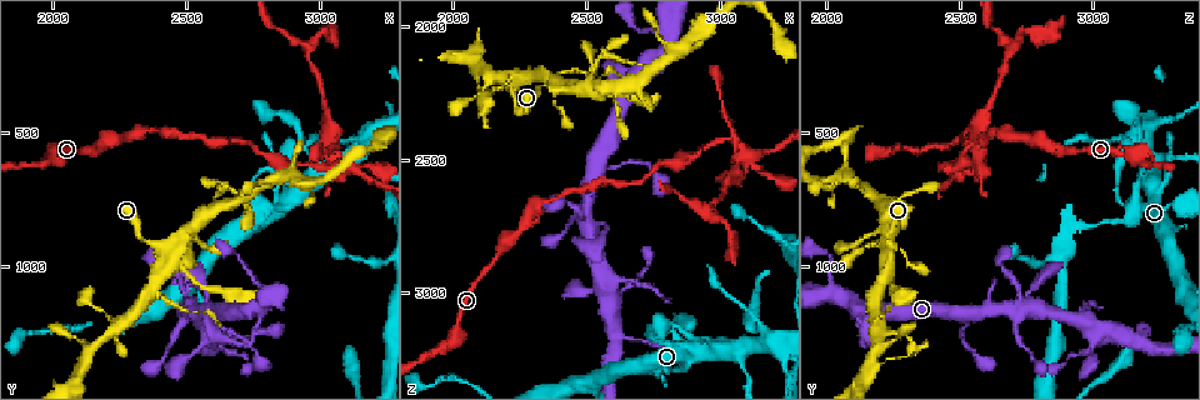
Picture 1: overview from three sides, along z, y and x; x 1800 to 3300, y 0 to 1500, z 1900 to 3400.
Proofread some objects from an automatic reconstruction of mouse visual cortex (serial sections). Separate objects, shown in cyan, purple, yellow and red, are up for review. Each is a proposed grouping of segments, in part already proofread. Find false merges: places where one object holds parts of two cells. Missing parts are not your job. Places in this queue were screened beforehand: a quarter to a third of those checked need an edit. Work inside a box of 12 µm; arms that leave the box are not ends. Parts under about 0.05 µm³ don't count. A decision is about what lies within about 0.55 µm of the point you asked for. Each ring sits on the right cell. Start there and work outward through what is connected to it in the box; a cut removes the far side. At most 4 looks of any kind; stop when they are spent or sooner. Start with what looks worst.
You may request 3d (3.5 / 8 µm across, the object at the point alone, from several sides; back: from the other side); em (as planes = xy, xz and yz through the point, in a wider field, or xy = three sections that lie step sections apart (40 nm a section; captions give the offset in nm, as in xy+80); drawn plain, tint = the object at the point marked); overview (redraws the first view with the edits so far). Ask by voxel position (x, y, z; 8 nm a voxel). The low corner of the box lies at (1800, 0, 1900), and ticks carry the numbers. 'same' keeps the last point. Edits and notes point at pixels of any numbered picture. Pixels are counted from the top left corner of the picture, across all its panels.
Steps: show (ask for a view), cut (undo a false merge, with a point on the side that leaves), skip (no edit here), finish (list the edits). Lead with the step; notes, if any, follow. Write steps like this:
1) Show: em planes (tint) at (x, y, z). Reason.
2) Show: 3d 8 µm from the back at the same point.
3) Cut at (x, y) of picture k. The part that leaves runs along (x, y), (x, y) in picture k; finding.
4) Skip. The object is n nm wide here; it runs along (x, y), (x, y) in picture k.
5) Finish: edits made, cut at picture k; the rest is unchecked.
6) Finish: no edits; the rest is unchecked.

Show: 3d 8 µm at (2820, 770, 3120). Four arms meet.

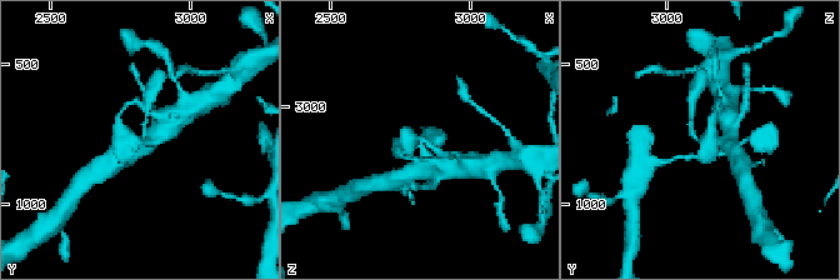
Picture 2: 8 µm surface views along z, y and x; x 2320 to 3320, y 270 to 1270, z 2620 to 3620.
Show: em xy step 3 (tint) at (2830, 780, 3110). 4 arms meet here; the arms are 100, 250, 350, 400 nm wide; shape alone is not enough.

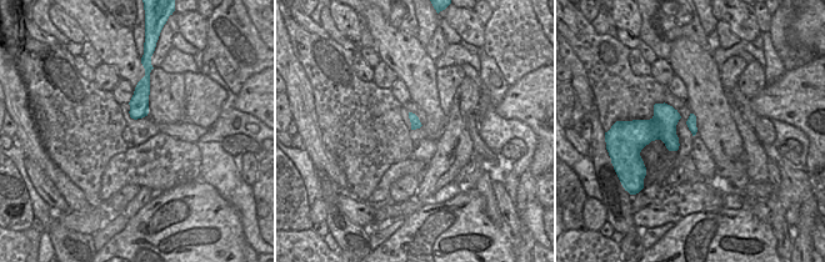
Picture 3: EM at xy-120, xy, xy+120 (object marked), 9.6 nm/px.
Skip. It runs along (731, 143), (698, 140), (691, 133), (691, 105) in picture 2; continuous, no second cell.

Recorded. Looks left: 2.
Show: 3d 8 µm at (2570, 1190, 2540). Two arms in line, one across.

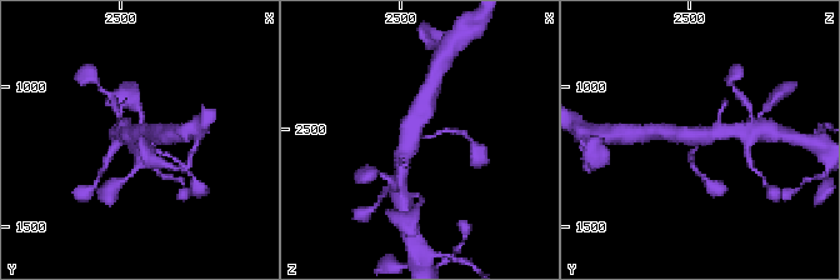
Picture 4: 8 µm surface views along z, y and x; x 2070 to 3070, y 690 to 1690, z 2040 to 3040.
Show: em xy step 2 (tint) at (2560, 1200, 2520). 3 arms meet here; the arms are 100, 450, 500 nm wide; shape alone is not enough.

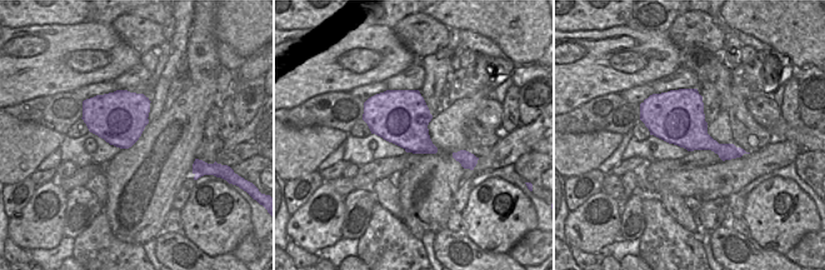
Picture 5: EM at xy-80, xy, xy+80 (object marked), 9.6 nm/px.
Skip. It runs along (425, 103), (413, 120), (401, 168) in picture 4; continuous, no second cell.

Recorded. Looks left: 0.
Finish: no edits; the rest is unchecked.

